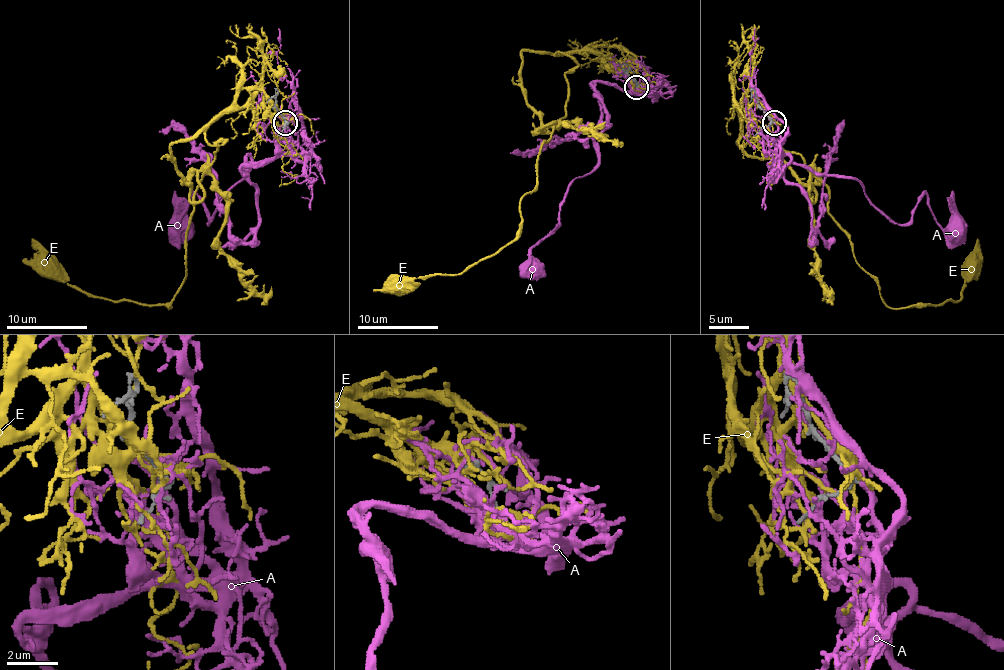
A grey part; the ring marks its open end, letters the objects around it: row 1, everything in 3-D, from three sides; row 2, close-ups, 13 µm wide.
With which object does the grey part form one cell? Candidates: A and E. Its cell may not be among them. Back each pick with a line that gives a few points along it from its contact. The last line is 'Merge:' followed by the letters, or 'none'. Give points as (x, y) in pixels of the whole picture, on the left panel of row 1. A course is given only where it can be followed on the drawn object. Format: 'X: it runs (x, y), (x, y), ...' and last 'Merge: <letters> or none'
A: it runs (285, 120), (289, 150), (246, 162), (246, 177), (208, 225), (194, 193), (178, 229), (173, 191)
Merge: A

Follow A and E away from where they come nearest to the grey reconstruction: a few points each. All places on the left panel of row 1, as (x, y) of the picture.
A: (285, 120), (289, 150), (246, 162), (246, 177), (208, 225), (194, 193), (178, 229), (173, 191)
E: (285, 120), (256, 92), (206, 130), (214, 144), (224, 138), (196, 189), (169, 308), (68, 286), (32, 239)

